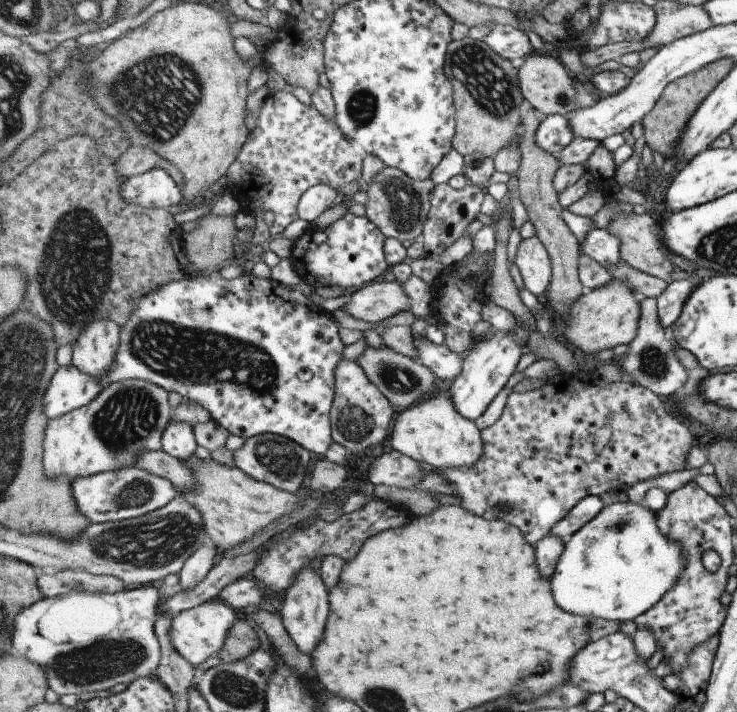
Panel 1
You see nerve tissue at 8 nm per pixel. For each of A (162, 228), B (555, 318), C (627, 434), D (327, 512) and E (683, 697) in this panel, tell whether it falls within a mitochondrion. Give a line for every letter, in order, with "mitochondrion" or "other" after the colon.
A: other
B: other
C: other
D: other
E: other

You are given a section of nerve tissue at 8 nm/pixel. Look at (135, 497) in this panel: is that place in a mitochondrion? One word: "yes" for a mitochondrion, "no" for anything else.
yes

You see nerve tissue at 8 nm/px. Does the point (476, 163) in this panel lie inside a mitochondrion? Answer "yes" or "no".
yes

